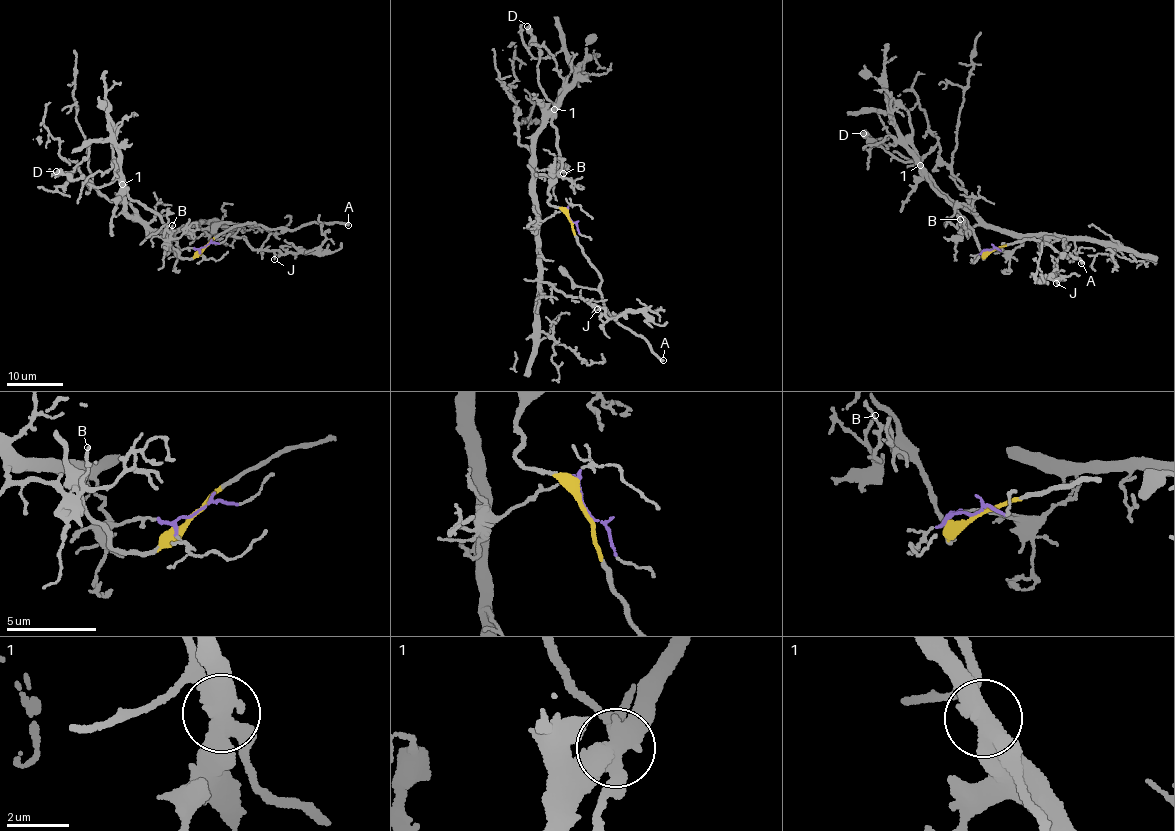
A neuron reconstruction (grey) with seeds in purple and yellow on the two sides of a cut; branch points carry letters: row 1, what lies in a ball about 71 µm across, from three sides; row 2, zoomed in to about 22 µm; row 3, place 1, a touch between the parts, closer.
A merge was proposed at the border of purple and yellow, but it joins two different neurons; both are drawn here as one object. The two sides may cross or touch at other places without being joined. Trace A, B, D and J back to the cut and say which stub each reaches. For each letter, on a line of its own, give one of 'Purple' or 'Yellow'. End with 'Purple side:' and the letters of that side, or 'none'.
A: Yellow
B: Purple
D: Yellow
J: Purple
Purple side: B, J

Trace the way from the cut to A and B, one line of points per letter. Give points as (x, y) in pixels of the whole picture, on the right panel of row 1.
A: (992, 250), (1026, 239), (1050, 244), (1066, 257), (1071, 254), (1078, 257), (1081, 263)
B: (992, 250), (1012, 251), (1023, 245), (1023, 238), (976, 225), (962, 234), (957, 226), (960, 219)

